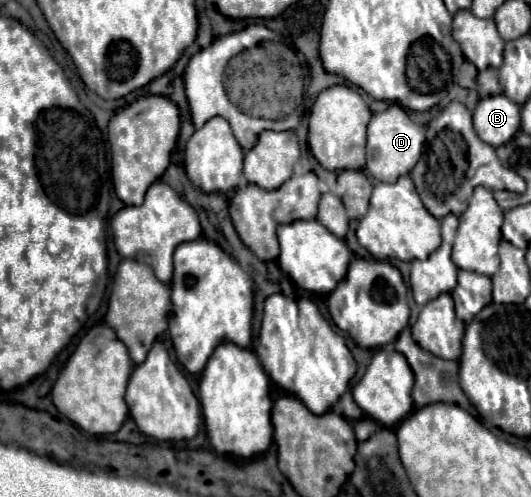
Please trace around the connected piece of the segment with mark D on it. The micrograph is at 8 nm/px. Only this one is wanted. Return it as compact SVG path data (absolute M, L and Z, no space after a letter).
M392 104L388 110L374 114L368 124L366 172L380 182L392 184L416 166L418 158L422 156L422 148L424 148L424 128L414 124L398 104Z

